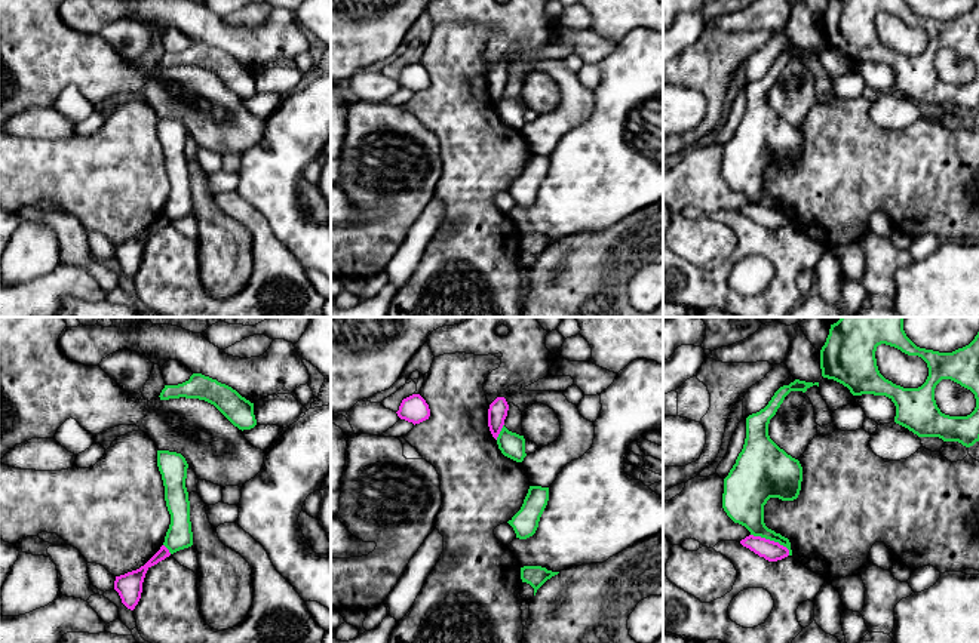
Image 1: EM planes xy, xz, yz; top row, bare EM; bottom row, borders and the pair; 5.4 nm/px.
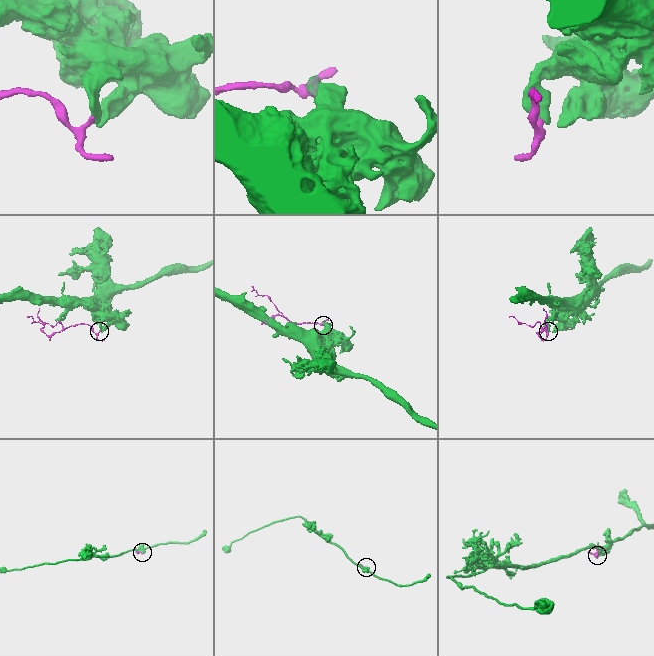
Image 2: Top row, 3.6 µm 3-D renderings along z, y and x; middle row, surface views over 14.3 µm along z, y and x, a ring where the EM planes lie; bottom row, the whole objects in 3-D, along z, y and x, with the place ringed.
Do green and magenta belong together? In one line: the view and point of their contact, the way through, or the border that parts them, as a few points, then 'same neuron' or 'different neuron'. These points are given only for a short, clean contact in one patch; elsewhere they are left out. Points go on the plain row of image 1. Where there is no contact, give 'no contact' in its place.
meets green in yz at (772, 208); border along yz (751, 202), (778, 209), (789, 222); different neuron

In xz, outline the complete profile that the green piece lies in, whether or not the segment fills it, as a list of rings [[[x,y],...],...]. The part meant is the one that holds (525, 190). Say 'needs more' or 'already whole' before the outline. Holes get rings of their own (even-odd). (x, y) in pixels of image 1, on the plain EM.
already whole; [[[530,154],[521,178],[507,190],[519,207],[533,204],[549,169],[549,156]]]

